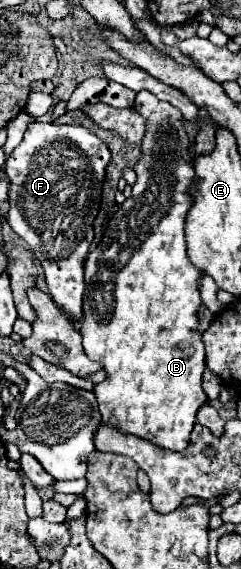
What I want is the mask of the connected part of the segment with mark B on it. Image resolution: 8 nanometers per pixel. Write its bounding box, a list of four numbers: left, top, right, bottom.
[81,91,207,451]

